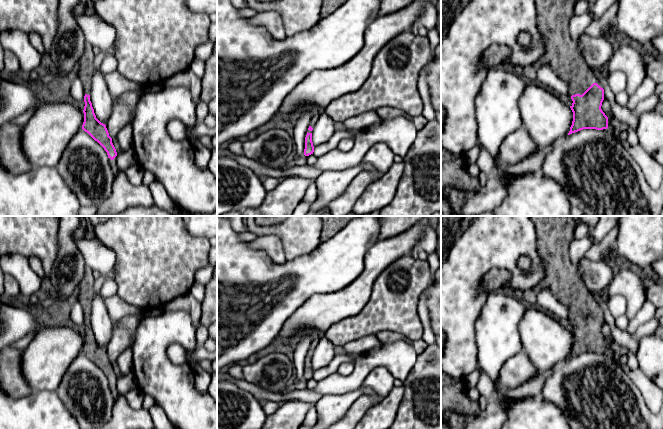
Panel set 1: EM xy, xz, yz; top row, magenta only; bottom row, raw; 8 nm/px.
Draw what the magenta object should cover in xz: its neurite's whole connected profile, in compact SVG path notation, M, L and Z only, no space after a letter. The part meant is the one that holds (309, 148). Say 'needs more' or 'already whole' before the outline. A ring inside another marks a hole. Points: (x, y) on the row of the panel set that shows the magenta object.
needs more | M312 117L310 126L307 131L307 135L305 137L305 149L304 149L305 156L309 156L309 155L313 154L313 152L314 152L314 146L313 146L313 142L312 142L312 130L313 130L313 127L315 126L317 120L318 119L316 117Z

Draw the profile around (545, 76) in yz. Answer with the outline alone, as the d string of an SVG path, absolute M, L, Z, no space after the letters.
M549 63L539 66L536 74L536 80L540 85L549 87L550 90L562 98L568 98L572 96L569 85L553 72Z

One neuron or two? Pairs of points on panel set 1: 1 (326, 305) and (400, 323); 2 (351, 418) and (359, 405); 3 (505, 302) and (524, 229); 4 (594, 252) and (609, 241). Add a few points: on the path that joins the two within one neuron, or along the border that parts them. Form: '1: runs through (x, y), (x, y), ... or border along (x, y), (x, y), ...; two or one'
1: border along (371, 293), (368, 301), (357, 313), (336, 322); two
2: runs through (354, 415), (359, 408); one
3: border along (502, 288), (507, 291); two
4: runs through (598, 252), (605, 245); one

